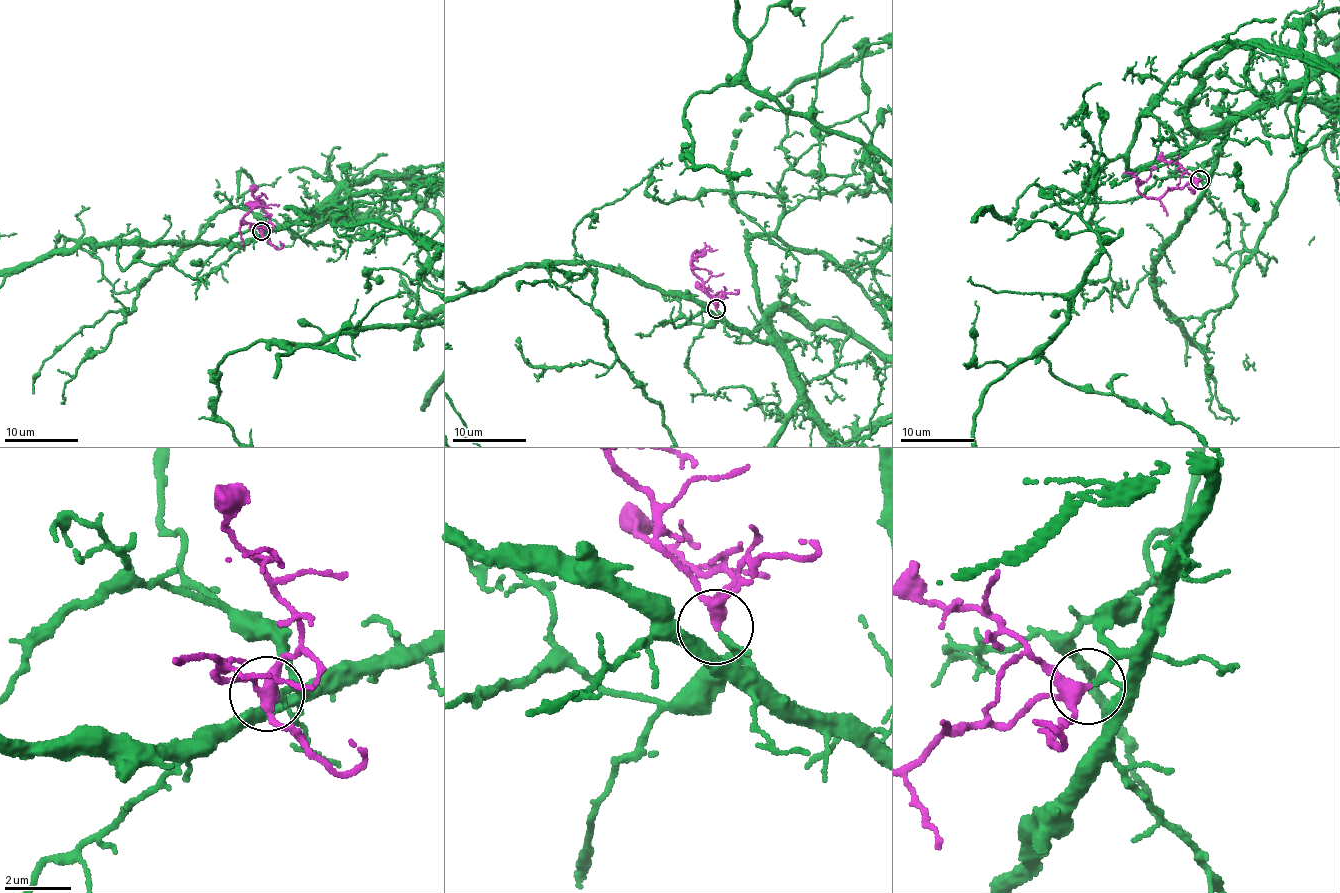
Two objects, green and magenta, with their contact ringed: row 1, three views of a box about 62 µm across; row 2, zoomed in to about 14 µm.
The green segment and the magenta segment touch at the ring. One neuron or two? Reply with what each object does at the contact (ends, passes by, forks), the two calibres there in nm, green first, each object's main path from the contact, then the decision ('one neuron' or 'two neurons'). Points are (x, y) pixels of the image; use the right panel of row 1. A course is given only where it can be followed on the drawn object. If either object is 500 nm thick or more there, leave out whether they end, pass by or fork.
green ends there; magenta forks there; 220 nm thick on the green side, 280 nm on the other; magenta runs (1200, 180), (1171, 188), (1158, 198), (1145, 198), (1137, 188), (1150, 176), (1152, 168), (1156, 168); one neuron

